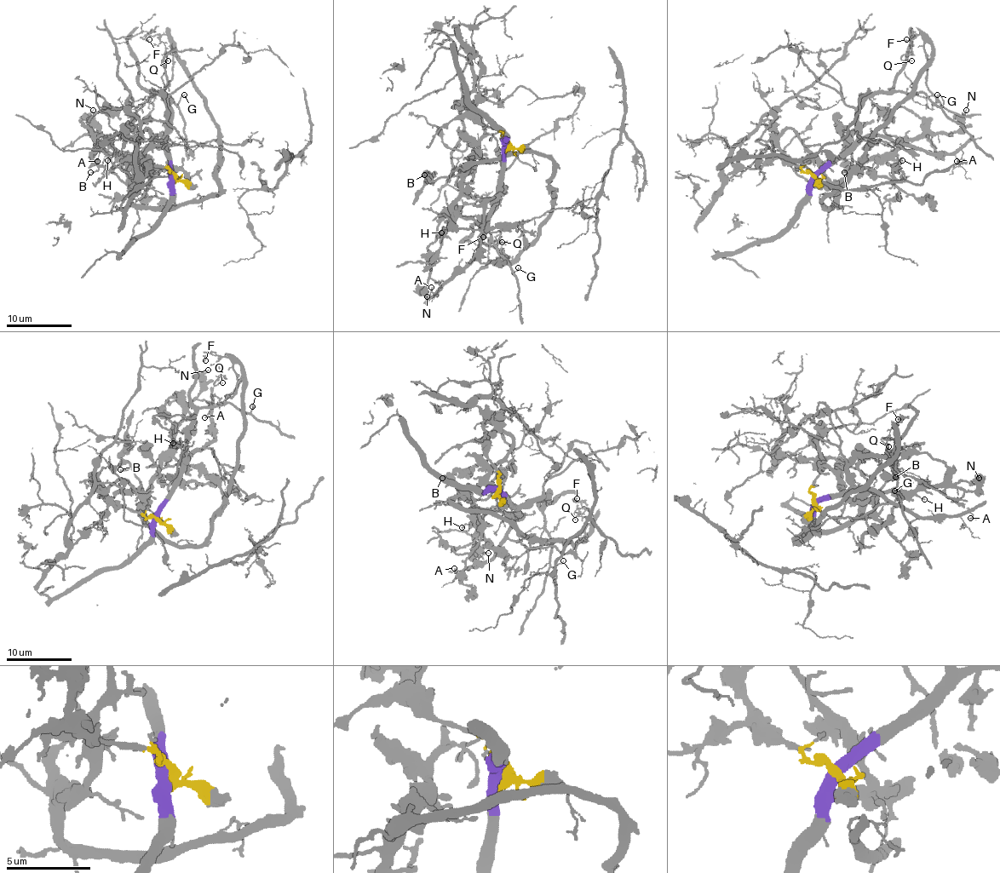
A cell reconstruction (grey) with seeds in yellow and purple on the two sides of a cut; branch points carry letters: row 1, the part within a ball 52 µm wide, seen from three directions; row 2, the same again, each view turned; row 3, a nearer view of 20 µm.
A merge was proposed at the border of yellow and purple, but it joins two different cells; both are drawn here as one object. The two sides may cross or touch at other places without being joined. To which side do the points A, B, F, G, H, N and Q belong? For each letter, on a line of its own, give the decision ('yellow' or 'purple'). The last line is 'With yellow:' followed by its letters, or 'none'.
A: purple
B: yellow
F: yellow
G: purple
H: yellow
N: yellow
Q: yellow
With yellow: B, F, H, N, Q

